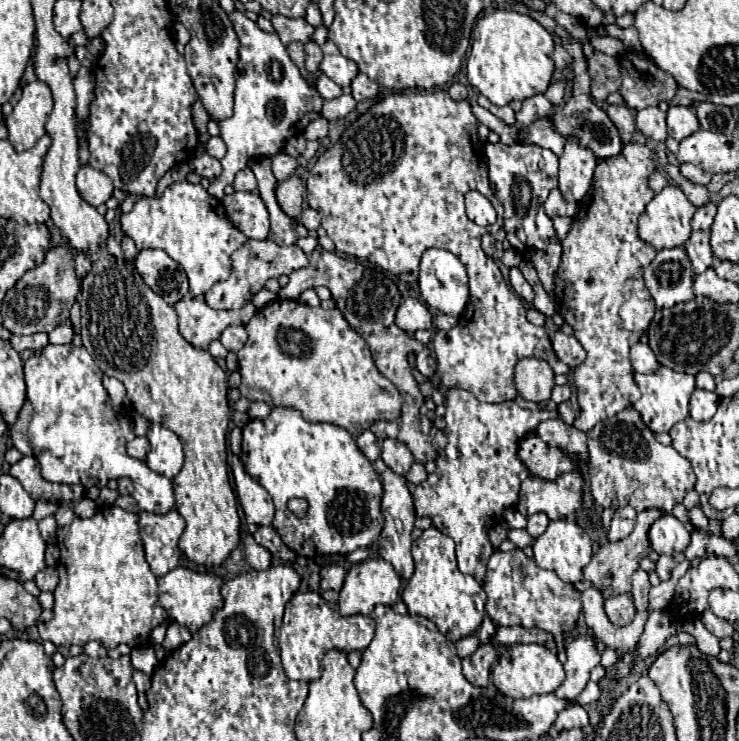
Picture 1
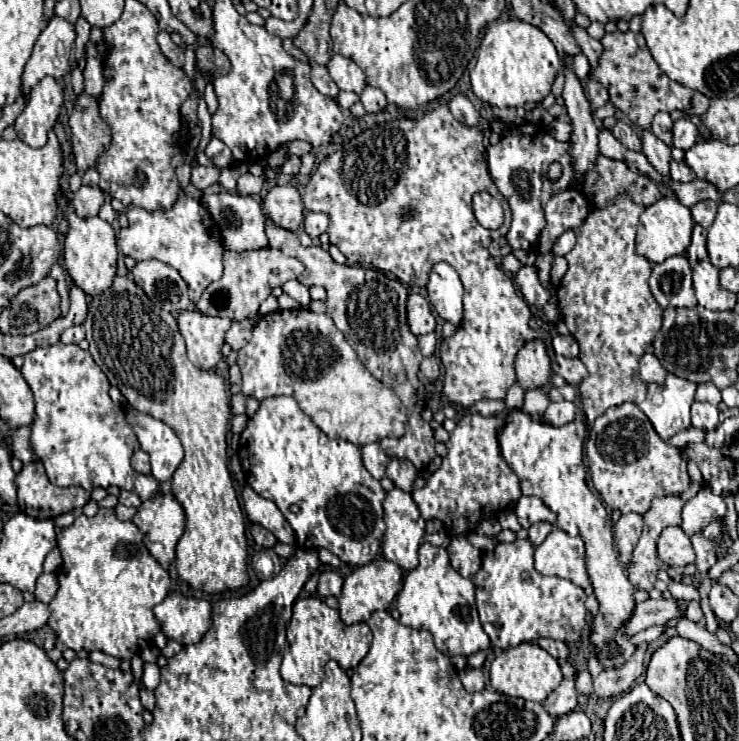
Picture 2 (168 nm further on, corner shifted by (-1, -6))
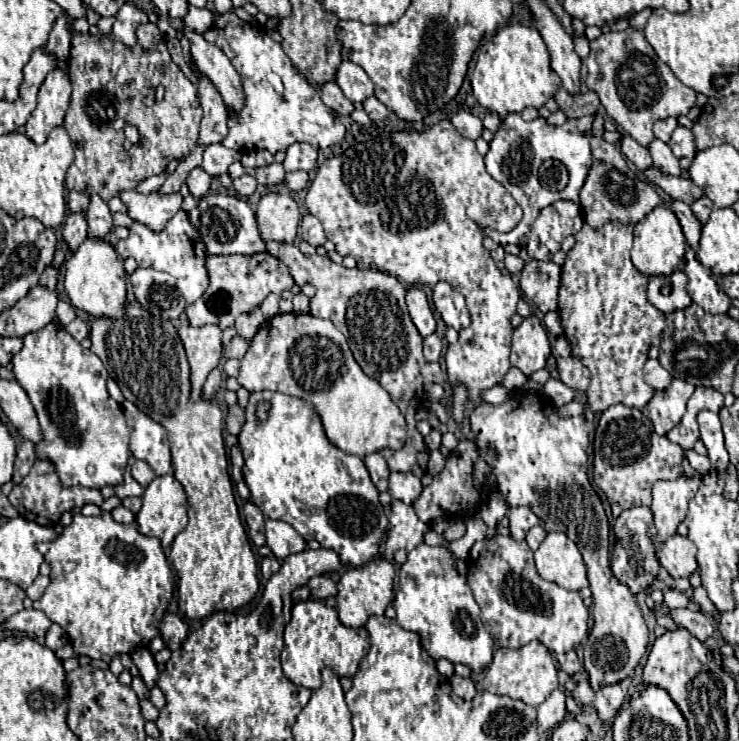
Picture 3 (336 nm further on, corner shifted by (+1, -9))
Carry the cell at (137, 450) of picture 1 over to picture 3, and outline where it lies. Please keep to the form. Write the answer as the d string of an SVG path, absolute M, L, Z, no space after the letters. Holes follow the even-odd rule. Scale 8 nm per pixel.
M135 460L135 462L131 464L131 476L133 476L143 488L147 488L147 484L155 478L155 472L151 470L151 466L149 466L145 460Z

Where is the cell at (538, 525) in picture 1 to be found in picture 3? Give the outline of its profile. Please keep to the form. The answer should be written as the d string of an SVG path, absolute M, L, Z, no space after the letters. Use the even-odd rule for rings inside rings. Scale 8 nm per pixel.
M535 526L535 528L531 528L529 532L527 532L527 544L529 544L529 548L531 550L537 550L539 548L539 544L543 542L543 538L545 538L545 528L543 526Z

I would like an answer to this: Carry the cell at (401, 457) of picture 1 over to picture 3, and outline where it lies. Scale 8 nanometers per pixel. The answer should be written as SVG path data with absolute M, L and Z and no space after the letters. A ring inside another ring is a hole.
M391 472L389 494L397 500L413 504L413 500L421 494L421 480L409 472Z

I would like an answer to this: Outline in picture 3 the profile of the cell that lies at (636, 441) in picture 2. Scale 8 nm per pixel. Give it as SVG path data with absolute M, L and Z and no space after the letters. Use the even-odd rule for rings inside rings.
M623 404L607 408L597 424L595 440L593 440L593 482L605 492L607 500L613 504L617 502L623 510L631 506L649 506L651 504L651 488L659 480L677 480L683 476L683 450L679 444L669 442L665 436L657 436L653 432L653 424L647 416L641 414L637 408L629 408Z

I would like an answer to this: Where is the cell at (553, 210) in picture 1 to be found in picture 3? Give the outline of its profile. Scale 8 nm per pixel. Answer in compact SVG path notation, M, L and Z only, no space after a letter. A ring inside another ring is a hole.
M567 200L553 202L543 208L539 218L535 220L525 250L533 260L549 262L553 254L561 248L563 238L567 238L569 234L577 234L581 226L583 214L579 204Z

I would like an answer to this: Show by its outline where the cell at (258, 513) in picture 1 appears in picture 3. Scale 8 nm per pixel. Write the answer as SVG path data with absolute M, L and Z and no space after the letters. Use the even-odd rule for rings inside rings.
M265 520L265 536L267 546L273 550L273 554L283 560L289 554L303 552L307 548L307 542L295 532L295 528L283 520Z

